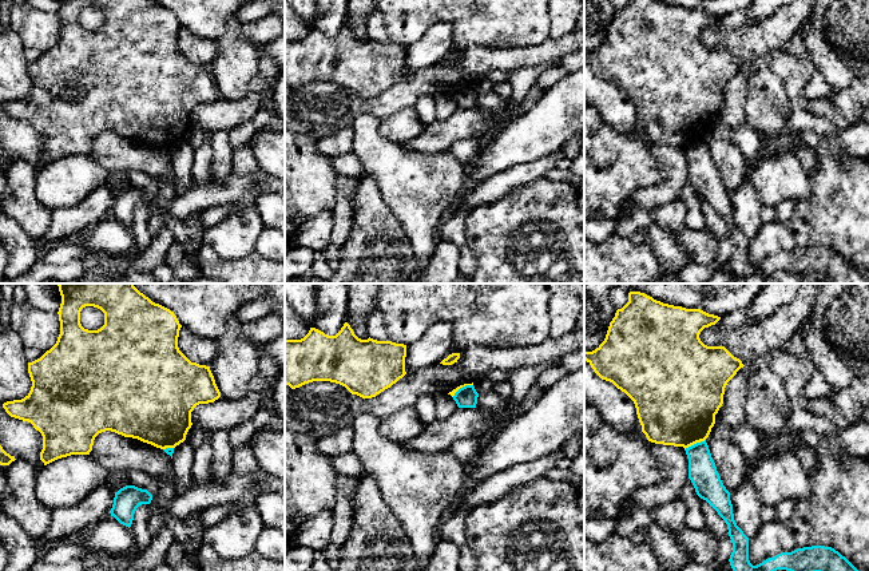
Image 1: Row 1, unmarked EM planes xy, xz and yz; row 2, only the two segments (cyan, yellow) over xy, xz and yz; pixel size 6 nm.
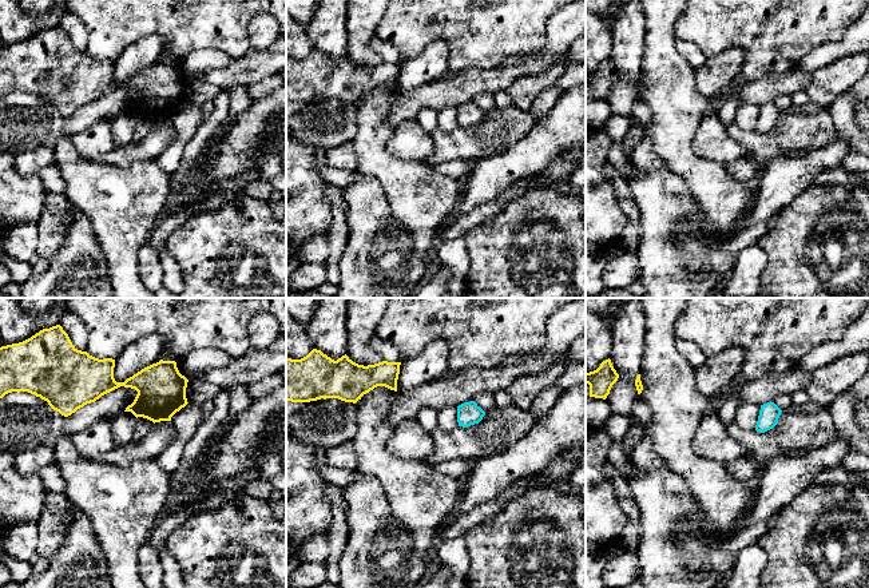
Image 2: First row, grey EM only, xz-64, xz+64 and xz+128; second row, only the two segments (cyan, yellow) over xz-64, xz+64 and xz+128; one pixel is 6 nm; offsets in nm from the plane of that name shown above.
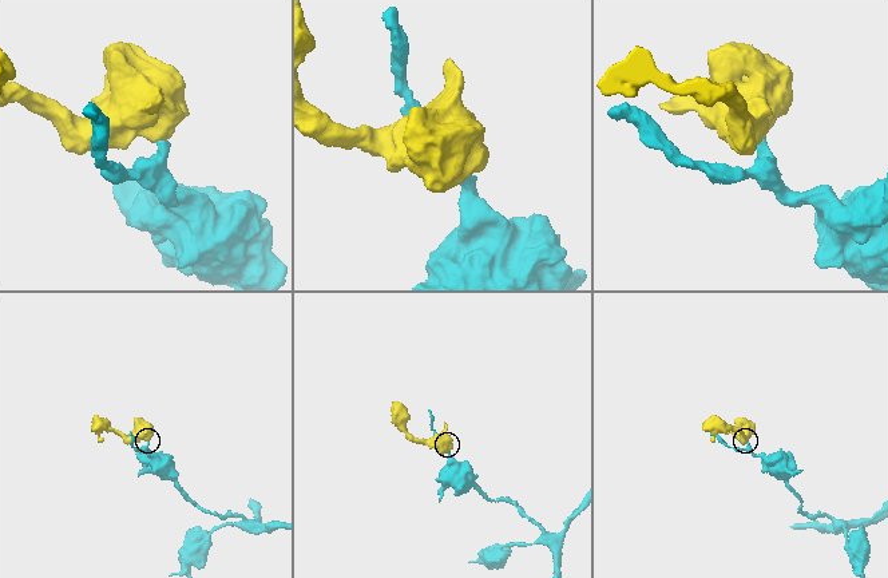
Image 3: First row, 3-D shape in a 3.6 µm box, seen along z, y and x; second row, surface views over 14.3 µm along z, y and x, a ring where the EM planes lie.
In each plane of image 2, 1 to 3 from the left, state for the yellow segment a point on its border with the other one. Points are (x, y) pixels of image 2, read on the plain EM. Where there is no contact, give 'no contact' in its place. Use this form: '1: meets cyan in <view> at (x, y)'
1: no contact
2: no contact
3: no contact

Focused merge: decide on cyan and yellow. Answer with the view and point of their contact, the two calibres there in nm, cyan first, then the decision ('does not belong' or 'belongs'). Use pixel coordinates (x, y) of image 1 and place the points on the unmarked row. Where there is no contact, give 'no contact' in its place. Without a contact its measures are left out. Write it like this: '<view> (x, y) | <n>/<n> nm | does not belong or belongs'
yz (694, 145) | 170/460 nm | does not belong

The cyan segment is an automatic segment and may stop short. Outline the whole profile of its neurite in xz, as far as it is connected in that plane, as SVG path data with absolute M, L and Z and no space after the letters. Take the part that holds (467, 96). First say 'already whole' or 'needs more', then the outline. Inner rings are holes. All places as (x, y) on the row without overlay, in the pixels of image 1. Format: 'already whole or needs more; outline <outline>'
already whole; outline M465 86L460 88L453 100L456 102L459 108L476 108L479 94L476 92L473 86Z

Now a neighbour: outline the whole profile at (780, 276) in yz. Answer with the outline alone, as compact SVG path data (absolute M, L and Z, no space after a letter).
M777 270L763 279L765 283L802 283L801 277L786 270Z

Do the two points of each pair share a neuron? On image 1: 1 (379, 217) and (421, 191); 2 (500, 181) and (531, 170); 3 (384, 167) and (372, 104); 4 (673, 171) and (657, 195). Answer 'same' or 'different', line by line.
1: different
2: same
3: different
4: same

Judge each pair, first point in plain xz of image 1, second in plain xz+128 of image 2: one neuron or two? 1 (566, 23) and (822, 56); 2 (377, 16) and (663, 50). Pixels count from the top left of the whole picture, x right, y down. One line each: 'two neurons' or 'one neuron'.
1: one neuron
2: two neurons

